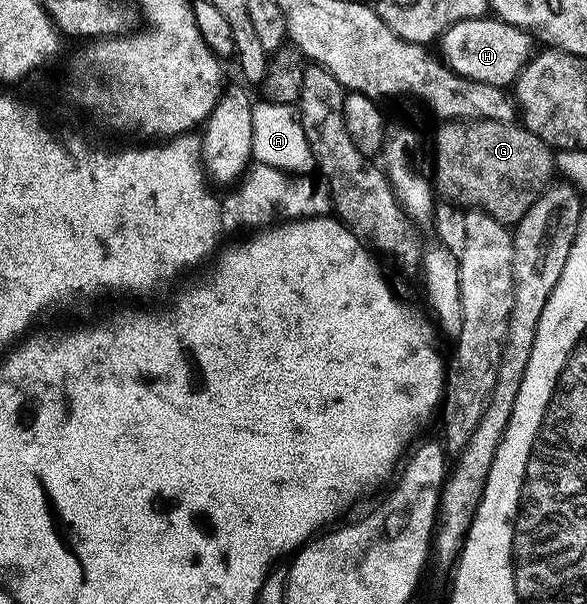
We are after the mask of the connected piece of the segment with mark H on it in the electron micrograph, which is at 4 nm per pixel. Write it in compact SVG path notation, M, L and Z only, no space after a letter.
M490 16L455 24L455 28L451 28L440 38L439 47L441 46L440 53L445 65L450 66L461 78L470 78L479 84L509 88L533 61L533 42L535 43L534 35L529 31Z

